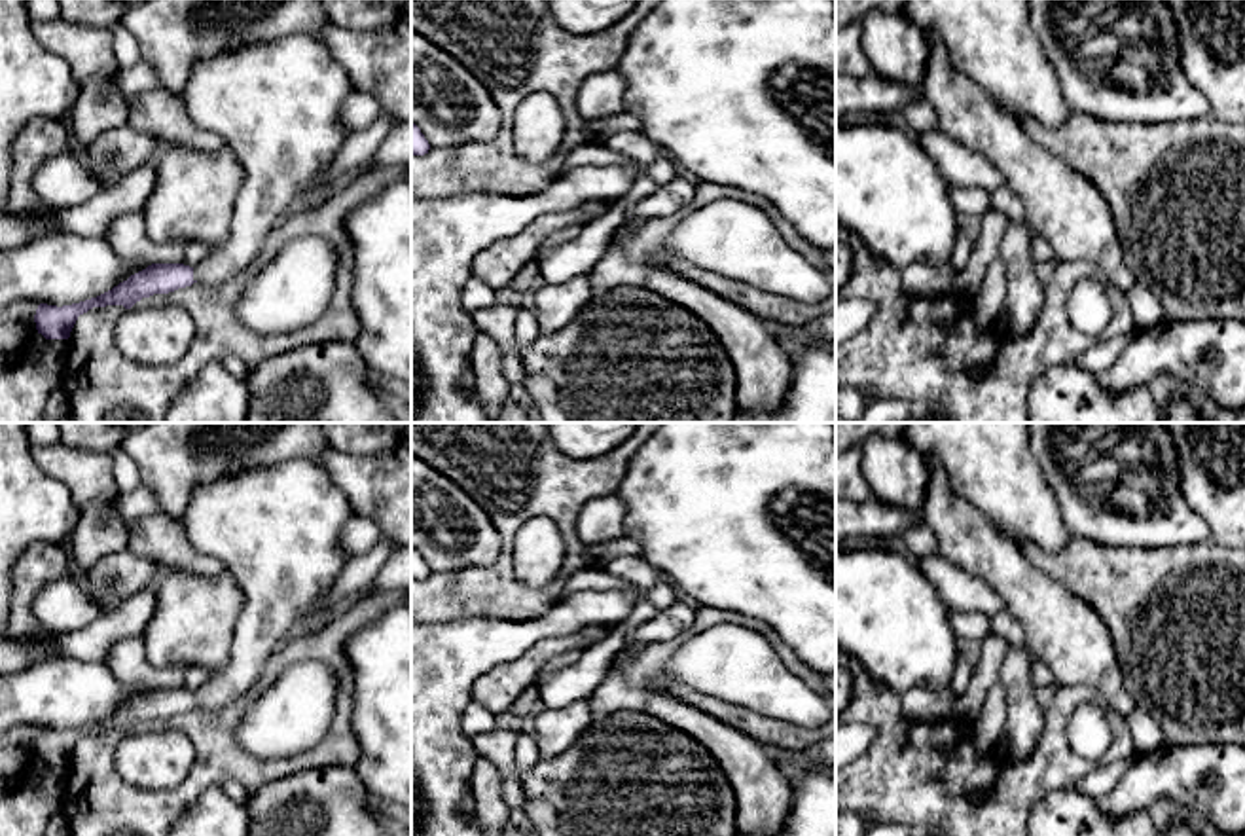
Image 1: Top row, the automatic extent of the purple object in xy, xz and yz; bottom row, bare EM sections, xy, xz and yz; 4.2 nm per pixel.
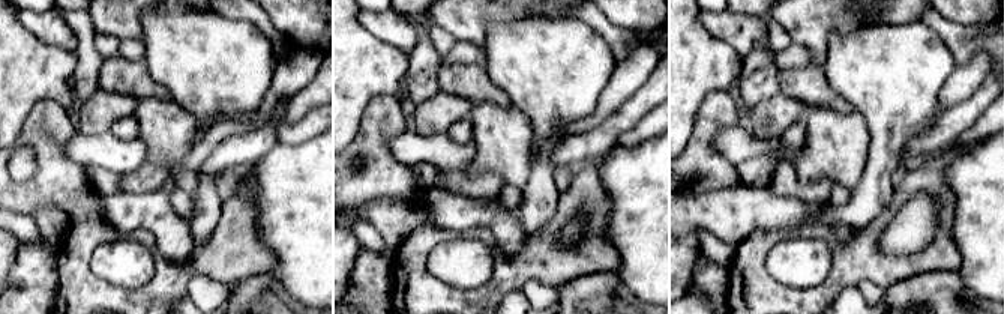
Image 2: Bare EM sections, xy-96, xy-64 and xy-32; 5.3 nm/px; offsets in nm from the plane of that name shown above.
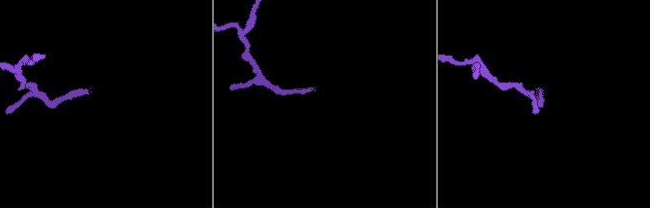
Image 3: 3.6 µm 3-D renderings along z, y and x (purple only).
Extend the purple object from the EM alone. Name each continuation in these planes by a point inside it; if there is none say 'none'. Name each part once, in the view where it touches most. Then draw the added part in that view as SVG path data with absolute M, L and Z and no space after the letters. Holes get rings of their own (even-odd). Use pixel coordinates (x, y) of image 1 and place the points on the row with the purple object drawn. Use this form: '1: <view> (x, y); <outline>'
1: xy (275, 105); M309 34L239 45L193 66L182 95L188 112L199 127L216 133L244 169L229 237L193 267L193 281L220 284L248 267L269 231L326 176L349 135L337 121L339 106L354 89L330 49Z

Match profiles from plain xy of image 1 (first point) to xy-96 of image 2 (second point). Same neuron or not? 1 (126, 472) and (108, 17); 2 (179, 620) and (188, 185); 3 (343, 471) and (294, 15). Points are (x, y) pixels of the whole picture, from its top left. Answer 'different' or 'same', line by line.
1: different
2: same
3: different

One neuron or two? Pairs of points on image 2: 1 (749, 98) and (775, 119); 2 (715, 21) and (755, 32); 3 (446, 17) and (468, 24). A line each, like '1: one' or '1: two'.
1: two
2: one
3: one

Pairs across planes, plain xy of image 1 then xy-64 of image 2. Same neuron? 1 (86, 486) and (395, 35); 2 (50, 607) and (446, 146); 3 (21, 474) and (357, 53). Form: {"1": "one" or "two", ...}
{"1": "one", "2": "one", "3": "one"}

